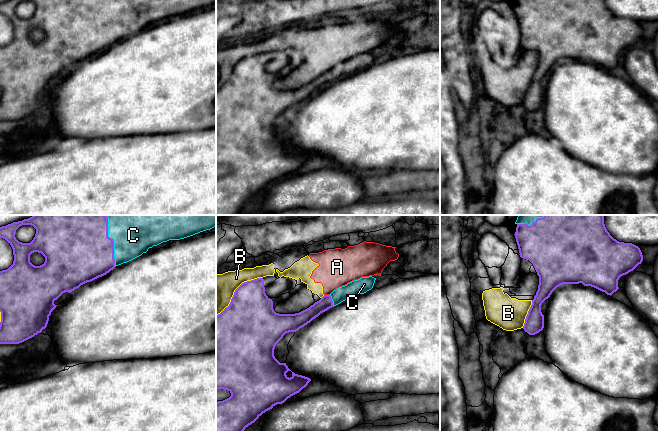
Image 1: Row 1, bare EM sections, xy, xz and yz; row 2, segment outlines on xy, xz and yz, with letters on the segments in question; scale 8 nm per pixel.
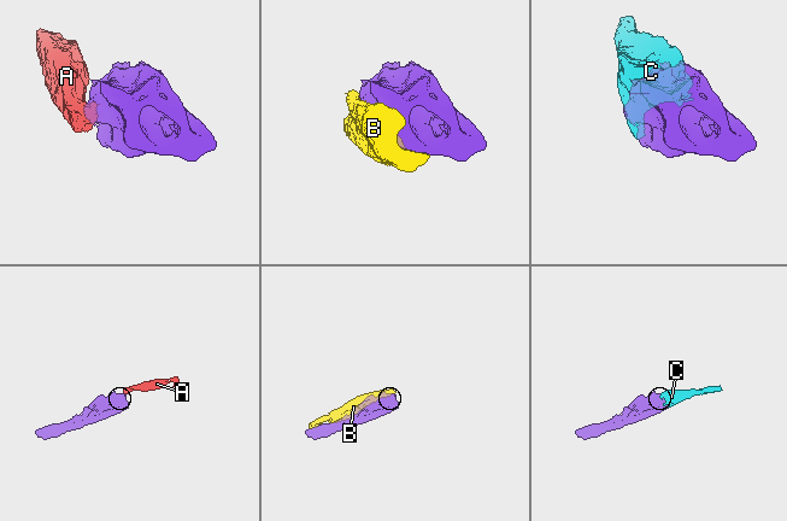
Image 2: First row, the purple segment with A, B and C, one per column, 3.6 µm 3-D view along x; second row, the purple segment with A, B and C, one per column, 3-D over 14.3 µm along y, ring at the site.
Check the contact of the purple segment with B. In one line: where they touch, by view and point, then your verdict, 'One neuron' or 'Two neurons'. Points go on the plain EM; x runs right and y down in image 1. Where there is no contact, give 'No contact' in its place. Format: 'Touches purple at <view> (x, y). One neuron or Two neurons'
Touches purple at xz (235, 66). Two neurons

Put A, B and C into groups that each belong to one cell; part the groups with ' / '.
A B / C

